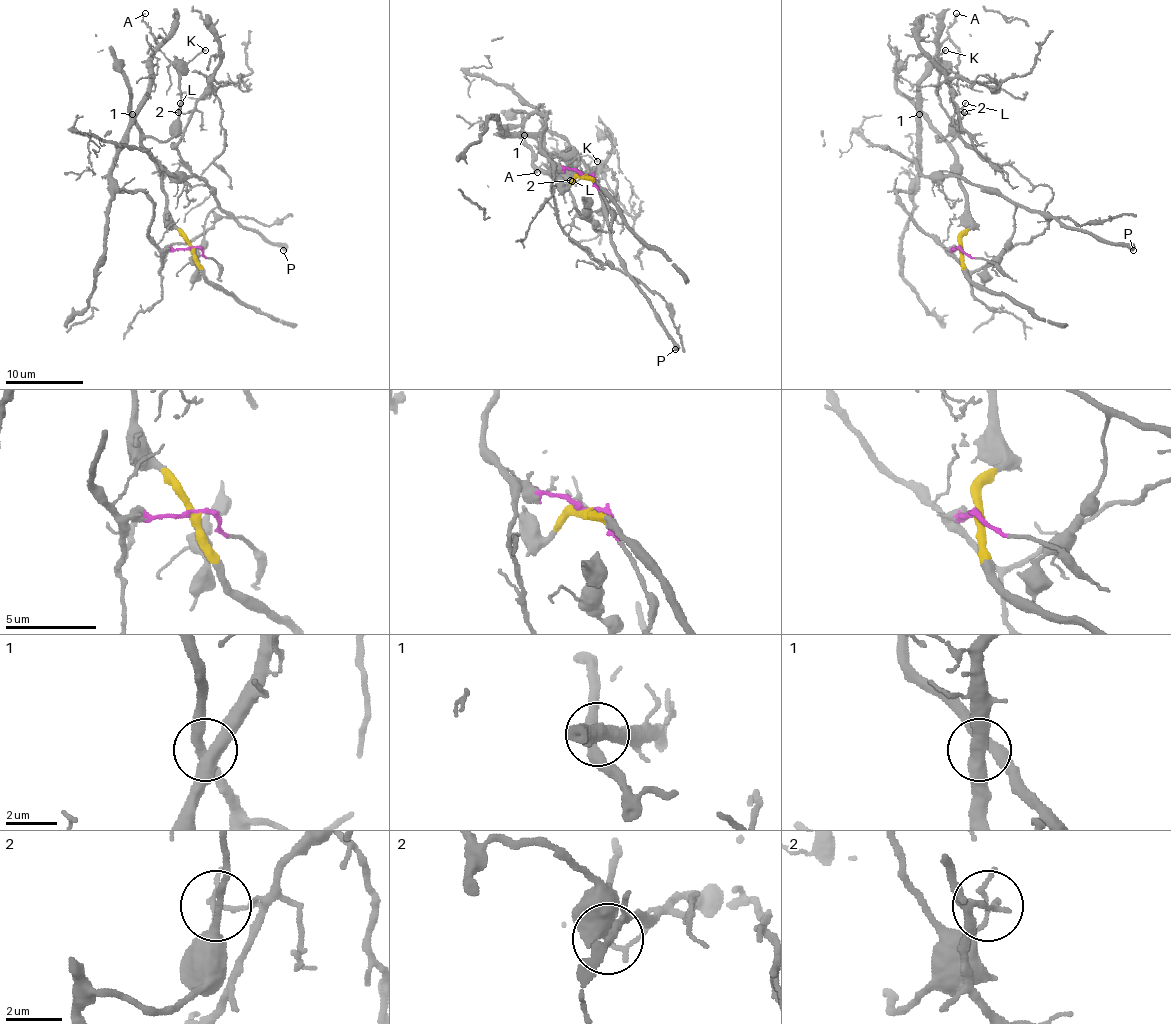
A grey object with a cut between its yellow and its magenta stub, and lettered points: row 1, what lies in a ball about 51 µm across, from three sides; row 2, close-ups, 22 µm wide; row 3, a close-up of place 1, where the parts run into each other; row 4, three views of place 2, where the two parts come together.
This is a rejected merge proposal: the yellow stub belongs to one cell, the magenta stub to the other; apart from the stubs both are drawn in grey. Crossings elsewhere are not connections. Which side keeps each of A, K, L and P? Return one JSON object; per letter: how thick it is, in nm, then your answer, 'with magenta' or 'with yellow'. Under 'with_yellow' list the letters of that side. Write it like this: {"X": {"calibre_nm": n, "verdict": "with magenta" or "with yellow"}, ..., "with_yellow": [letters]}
{"A": {"calibre_nm": 120, "verdict": "with magenta"}, "K": {"calibre_nm": 160, "verdict": "with yellow"}, "L": {"calibre_nm": 150, "verdict": "with yellow"}, "P": {"calibre_nm": 480, "verdict": "with magenta"}, "with_yellow": ["K", "L"]}

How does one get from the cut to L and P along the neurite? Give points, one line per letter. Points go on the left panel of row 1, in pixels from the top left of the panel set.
L: (192, 247), (167, 208), (159, 163), (141, 144), (145, 138), (167, 142), (175, 134), (180, 103)
P: (192, 247), (163, 253), (159, 270), (169, 249), (202, 235), (217, 220), (231, 218), (278, 243), (284, 251)

